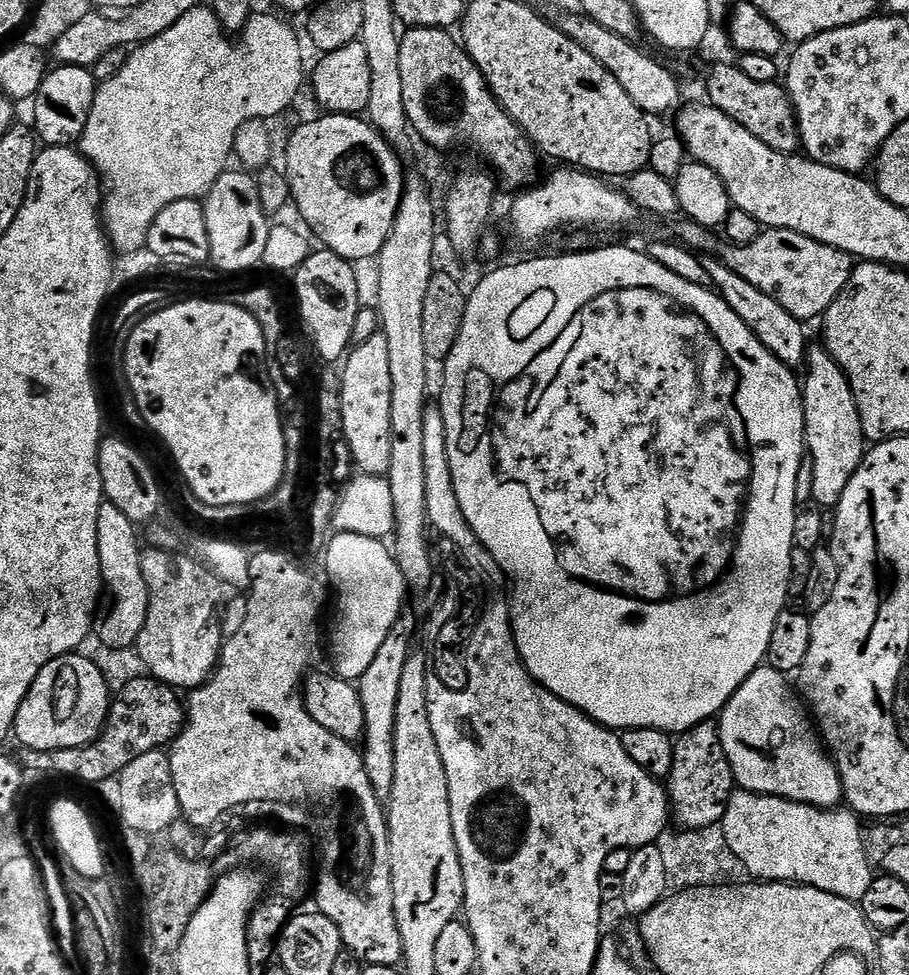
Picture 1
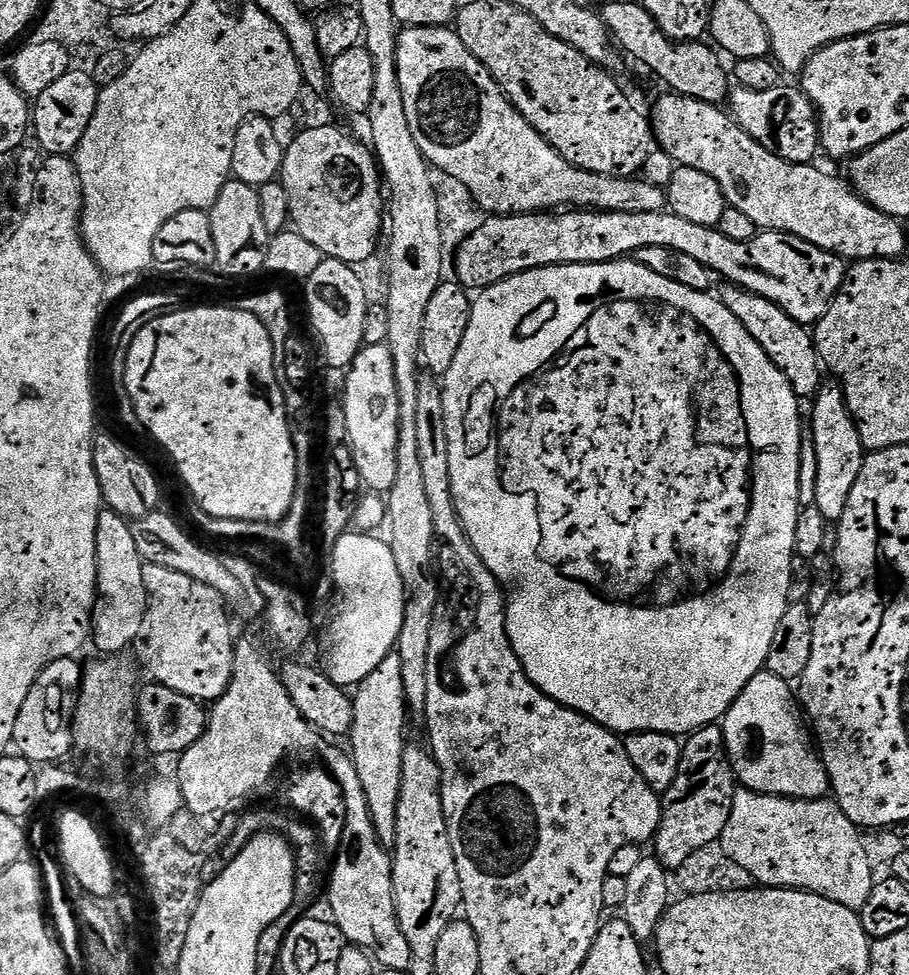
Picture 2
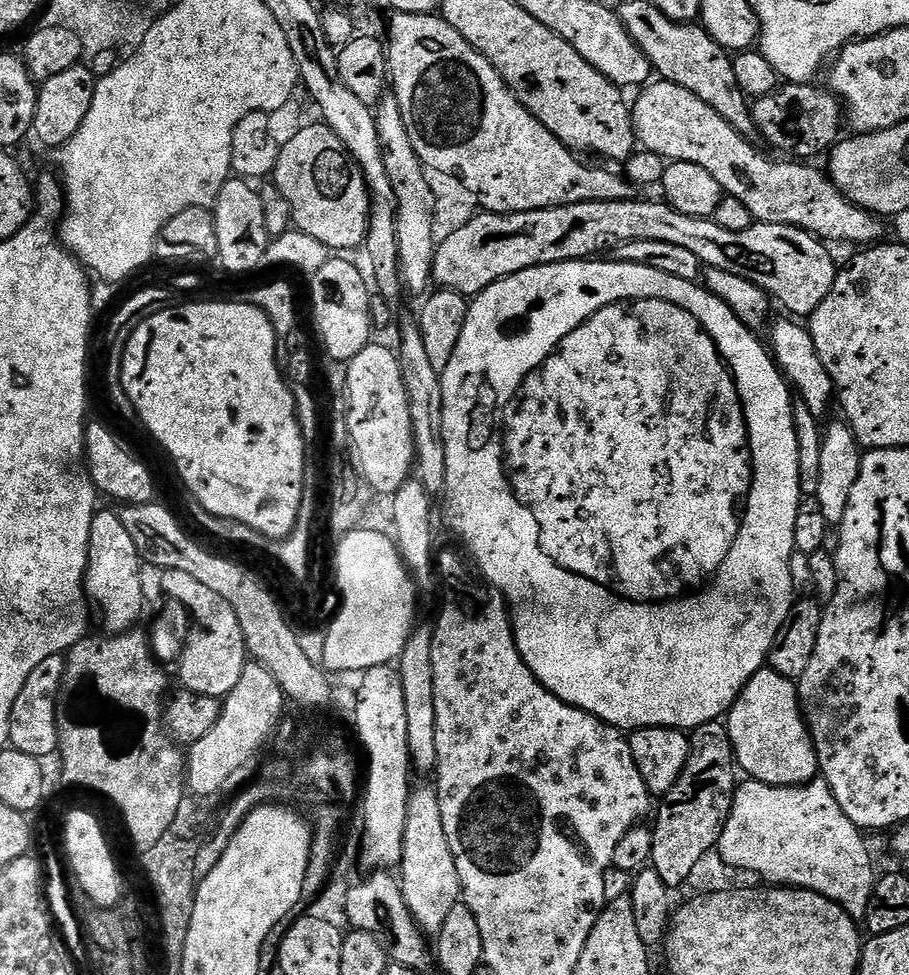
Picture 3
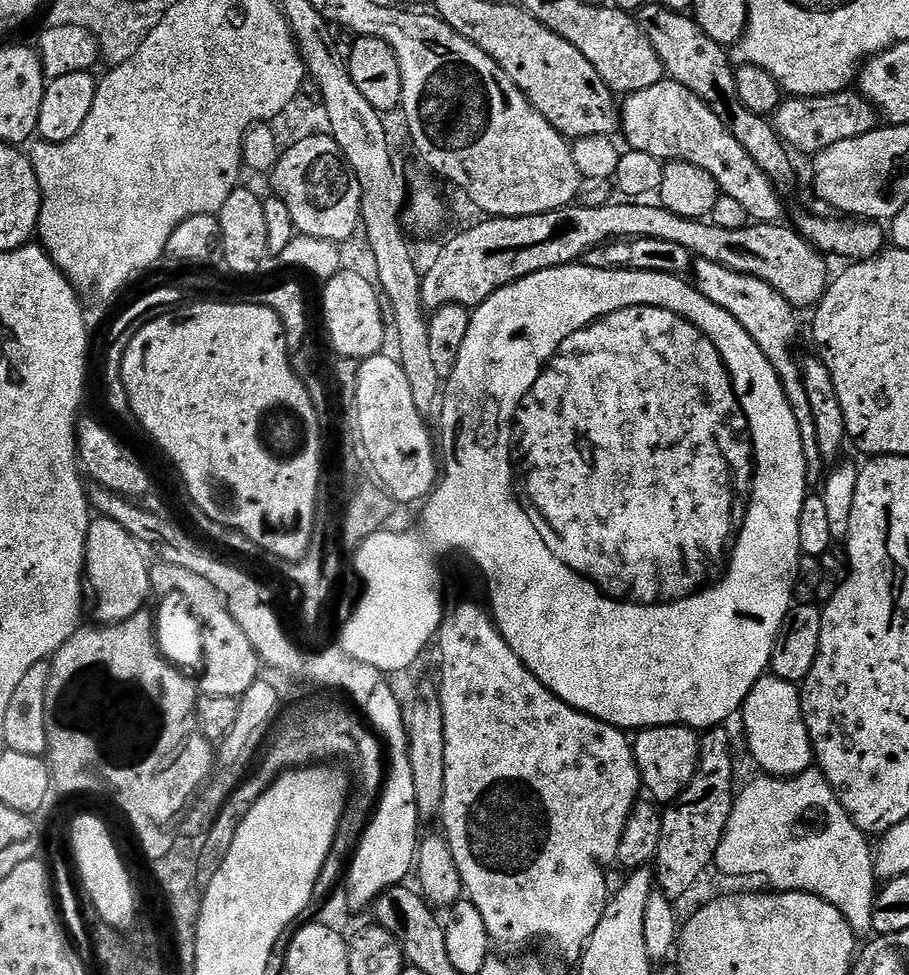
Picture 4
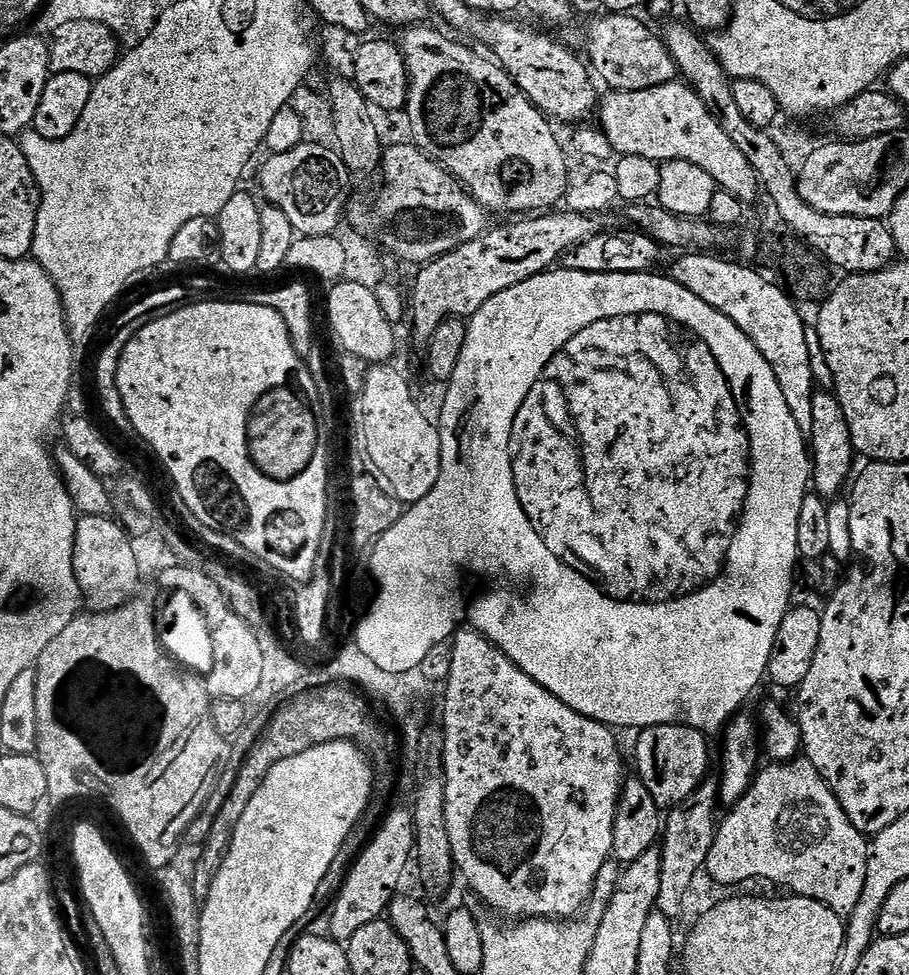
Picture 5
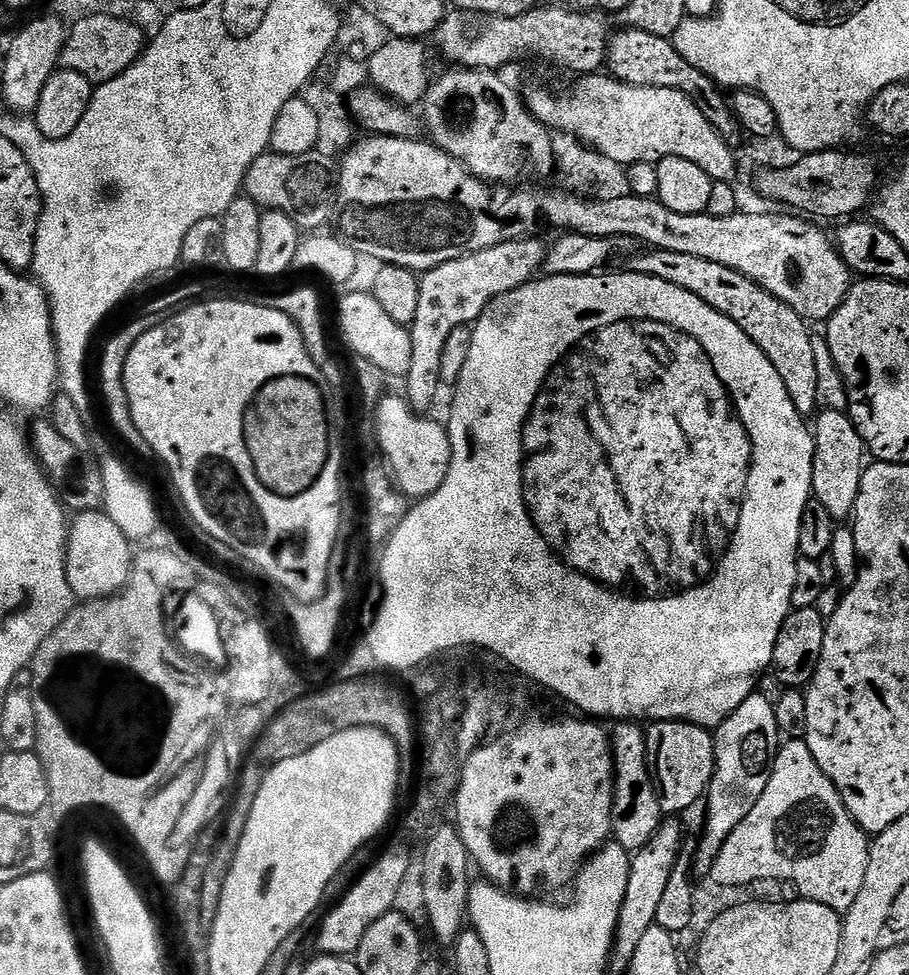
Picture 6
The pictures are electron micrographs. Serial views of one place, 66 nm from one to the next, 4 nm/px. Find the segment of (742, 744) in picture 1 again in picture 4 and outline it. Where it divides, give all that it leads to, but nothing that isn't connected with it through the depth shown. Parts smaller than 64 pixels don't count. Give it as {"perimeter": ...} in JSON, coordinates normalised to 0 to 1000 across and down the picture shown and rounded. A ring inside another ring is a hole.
{"perimeter":[[[842,691],[825,708],[818,718],[818,755],[823,758],[823,771],[832,778],[837,793],[866,798],[890,791],[895,784],[893,759],[887,749],[880,727],[880,706],[860,695]]]}

